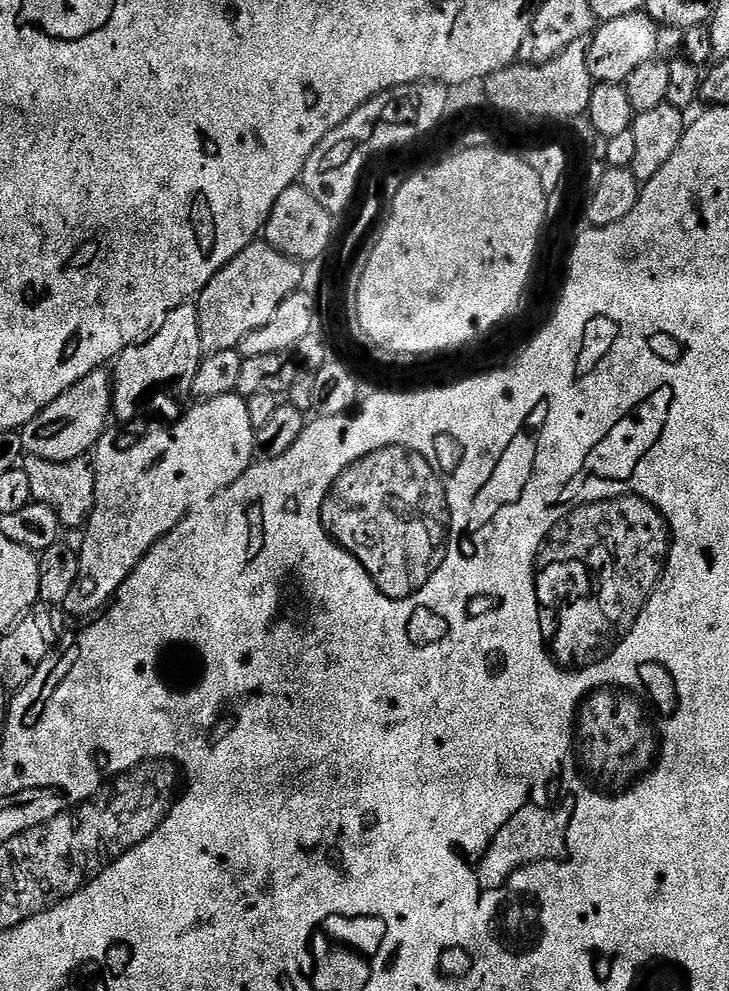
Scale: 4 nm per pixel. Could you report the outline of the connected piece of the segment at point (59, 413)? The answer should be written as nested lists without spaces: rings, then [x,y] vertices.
[[[107,367],[86,374],[70,390],[66,390],[46,410],[42,410],[22,429],[24,451],[28,456],[46,458],[50,462],[70,462],[87,457],[106,434],[112,411],[112,374]]]

